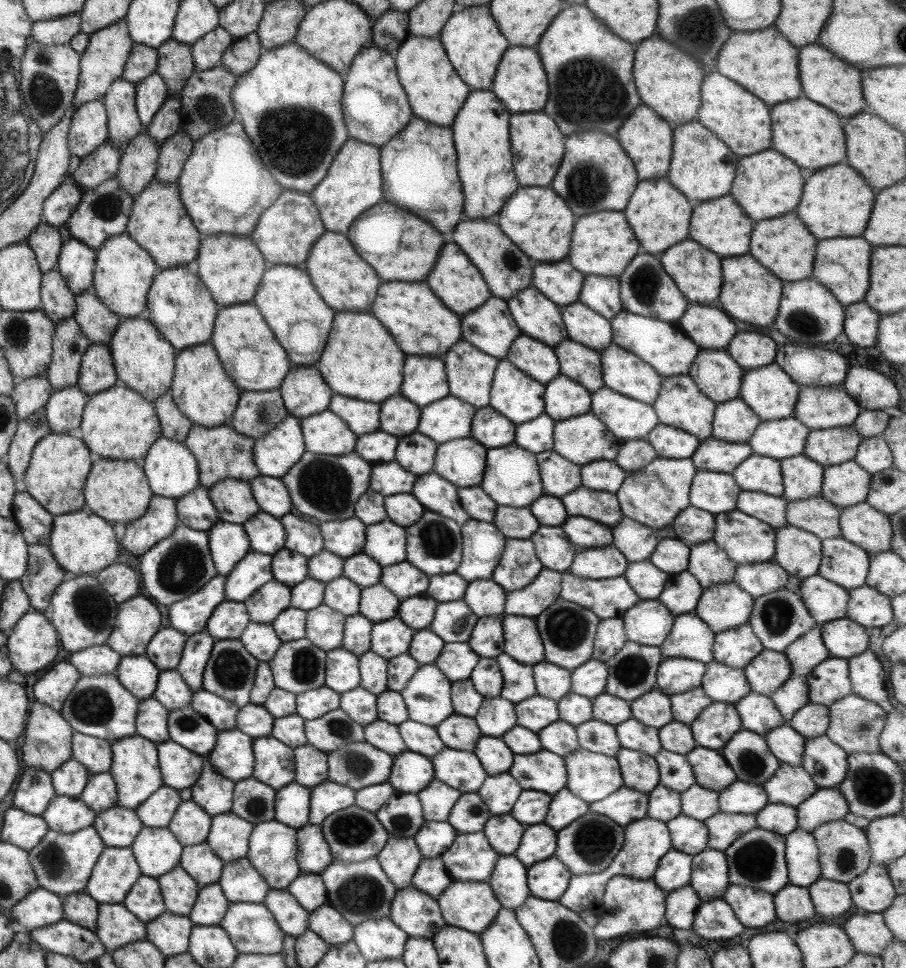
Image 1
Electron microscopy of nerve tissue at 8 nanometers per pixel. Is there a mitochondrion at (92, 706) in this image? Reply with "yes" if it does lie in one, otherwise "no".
yes

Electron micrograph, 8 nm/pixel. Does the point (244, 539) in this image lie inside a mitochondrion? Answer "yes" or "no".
no

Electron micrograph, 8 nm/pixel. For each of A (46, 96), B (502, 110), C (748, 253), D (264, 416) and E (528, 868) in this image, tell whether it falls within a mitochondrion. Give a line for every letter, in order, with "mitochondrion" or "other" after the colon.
A: mitochondrion
B: other
C: other
D: mitochondrion
E: other

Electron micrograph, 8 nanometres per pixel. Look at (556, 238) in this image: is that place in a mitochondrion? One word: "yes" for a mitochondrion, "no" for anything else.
no

